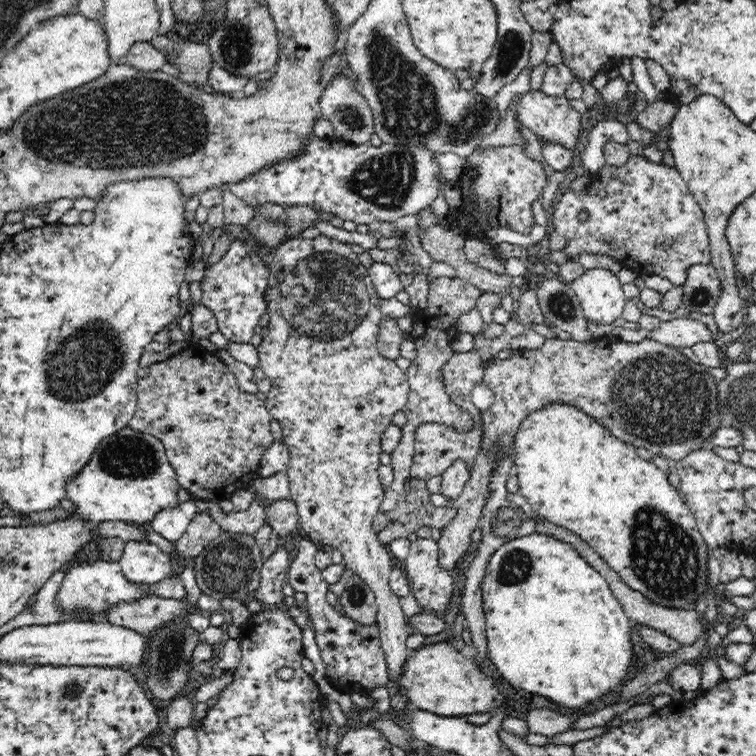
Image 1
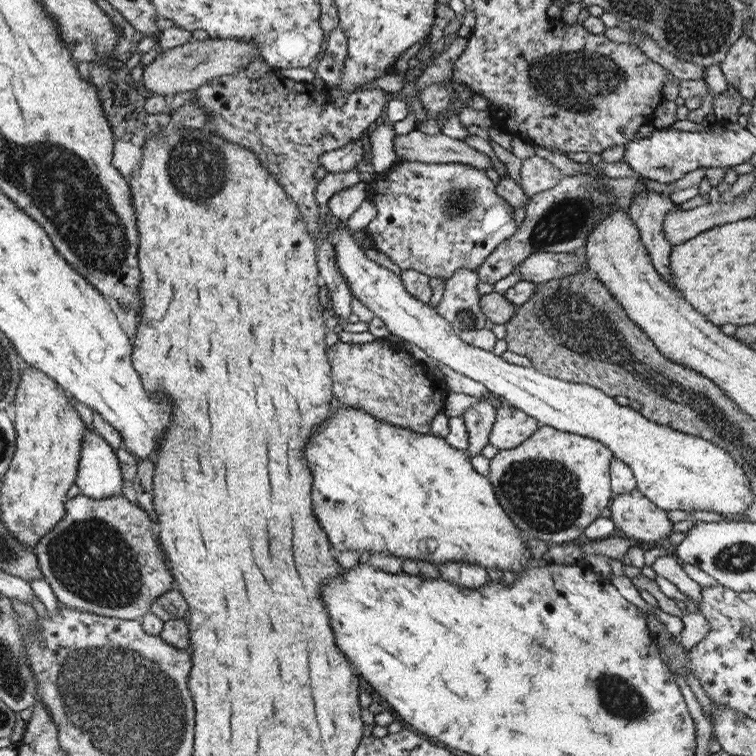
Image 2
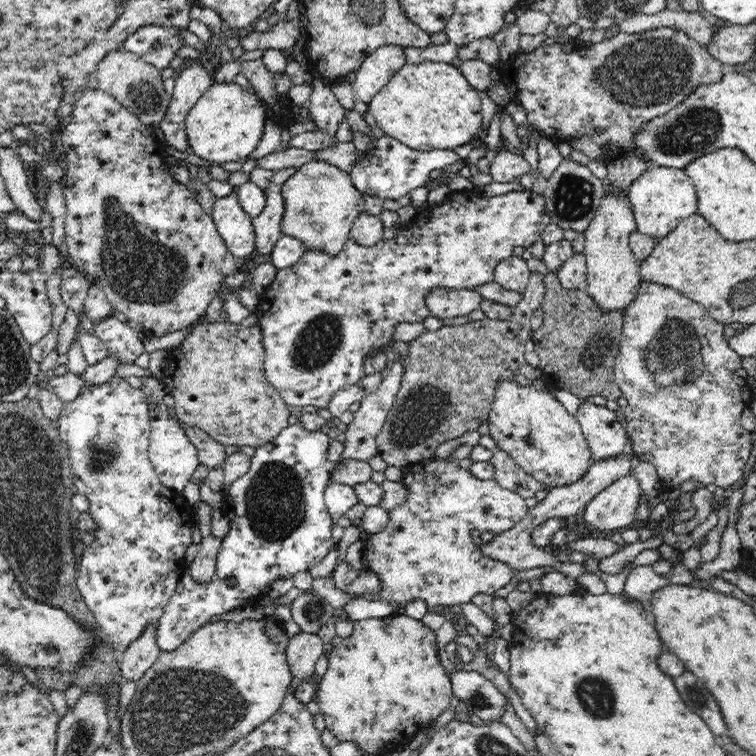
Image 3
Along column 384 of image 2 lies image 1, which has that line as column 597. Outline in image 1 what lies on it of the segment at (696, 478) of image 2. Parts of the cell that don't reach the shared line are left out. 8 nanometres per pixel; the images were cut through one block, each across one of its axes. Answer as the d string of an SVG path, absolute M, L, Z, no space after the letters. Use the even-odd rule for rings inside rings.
M601 267L585 269L570 285L587 320L612 325L622 316L627 299L620 280L611 271Z

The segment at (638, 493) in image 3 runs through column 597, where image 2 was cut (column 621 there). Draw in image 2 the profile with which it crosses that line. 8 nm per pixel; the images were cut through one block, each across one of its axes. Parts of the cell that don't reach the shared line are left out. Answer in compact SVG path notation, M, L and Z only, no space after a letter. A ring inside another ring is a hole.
M638 488L626 494L613 495L609 508L614 524L627 536L639 541L664 540L674 532L674 523L667 511L658 508Z

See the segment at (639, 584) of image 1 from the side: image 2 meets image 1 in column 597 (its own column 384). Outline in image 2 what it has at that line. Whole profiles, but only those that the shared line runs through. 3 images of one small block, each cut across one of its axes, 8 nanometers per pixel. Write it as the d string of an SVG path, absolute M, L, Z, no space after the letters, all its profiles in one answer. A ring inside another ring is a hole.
M342 404L336 412L330 413L330 417L326 421L322 421L316 427L314 435L310 435L310 439L304 445L304 464L310 466L312 478L314 478L314 483L312 483L312 510L332 546L345 548L346 550L355 548L360 554L365 550L370 551L370 554L380 551L382 553L394 553L396 557L402 557L402 560L424 559L436 564L447 563L450 560L478 563L486 568L496 567L504 573L507 570L512 570L517 577L522 570L530 566L530 559L532 559L530 540L512 522L503 506L500 506L500 502L497 502L489 477L478 473L472 467L470 459L471 457L465 451L452 448L446 442L446 439L434 435L432 432L420 434L400 427L400 425L396 426L384 422L358 407Z

